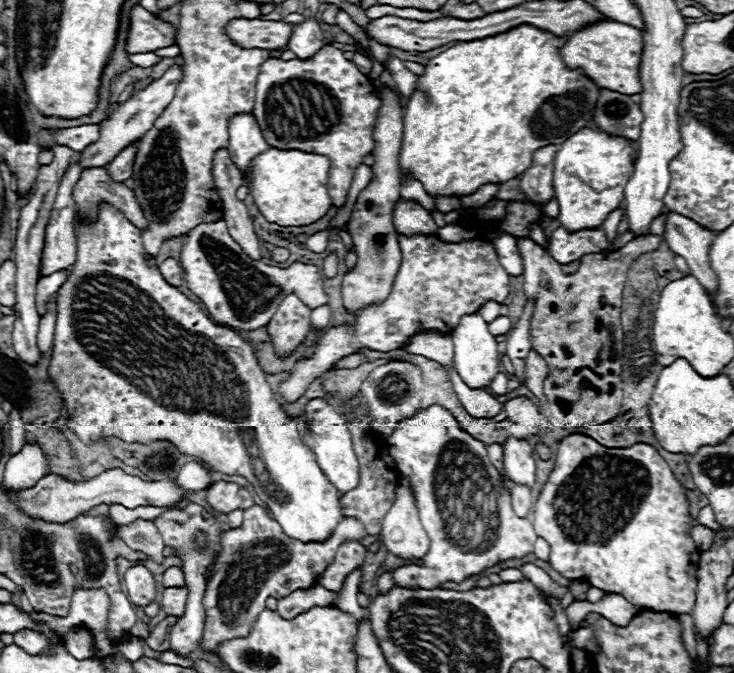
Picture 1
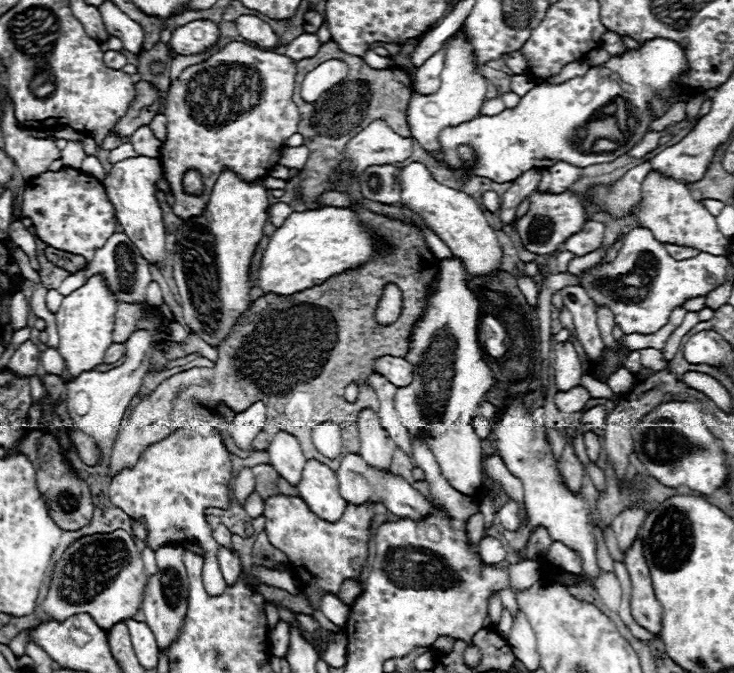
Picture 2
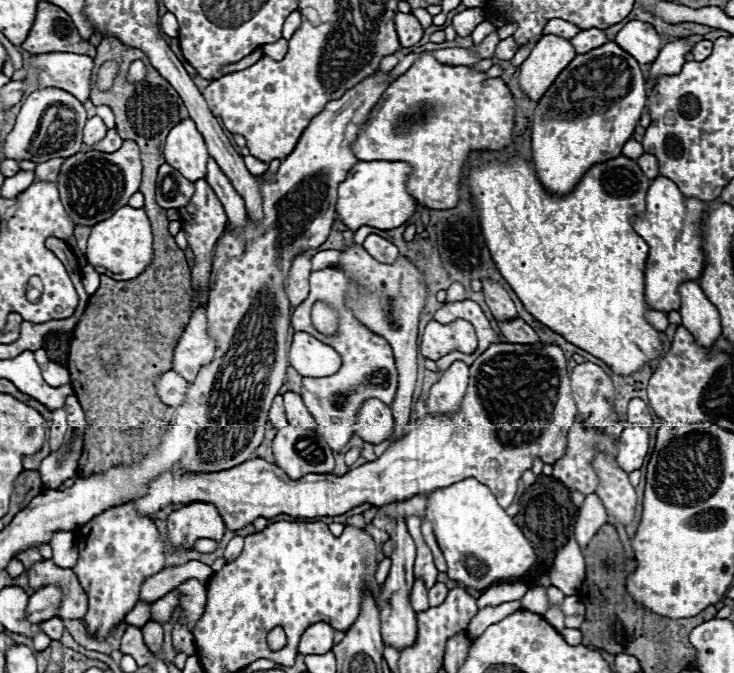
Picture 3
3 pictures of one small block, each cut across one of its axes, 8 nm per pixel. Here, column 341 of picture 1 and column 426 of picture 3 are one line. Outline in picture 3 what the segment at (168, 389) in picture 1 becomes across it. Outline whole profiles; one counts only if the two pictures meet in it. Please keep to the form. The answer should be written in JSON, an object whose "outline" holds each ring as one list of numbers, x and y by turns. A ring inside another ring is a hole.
{"outline":[[466,478,466,480,460,480,456,484,450,484,446,488,432,490,432,492,426,494,426,498,428,498,428,504,426,504,424,520,428,520,432,524,438,546,446,556,448,576,452,580,462,582,466,588,486,590,488,586,498,584,498,582,514,582,514,580,518,580,534,564,536,554,534,554,534,548,530,546,528,538,524,538,522,530,514,524,514,520,498,506,498,502,492,496,490,488,480,484,476,478]]}

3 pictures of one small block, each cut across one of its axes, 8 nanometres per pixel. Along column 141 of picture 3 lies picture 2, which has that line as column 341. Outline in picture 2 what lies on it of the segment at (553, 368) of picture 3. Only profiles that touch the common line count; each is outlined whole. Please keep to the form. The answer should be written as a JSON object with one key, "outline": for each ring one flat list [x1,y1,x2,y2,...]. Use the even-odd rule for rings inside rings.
{"outline":[[308,460,296,488,306,506,310,506,310,512,314,512,318,518,336,522,342,516,346,500,340,496,338,478,328,466]]}

